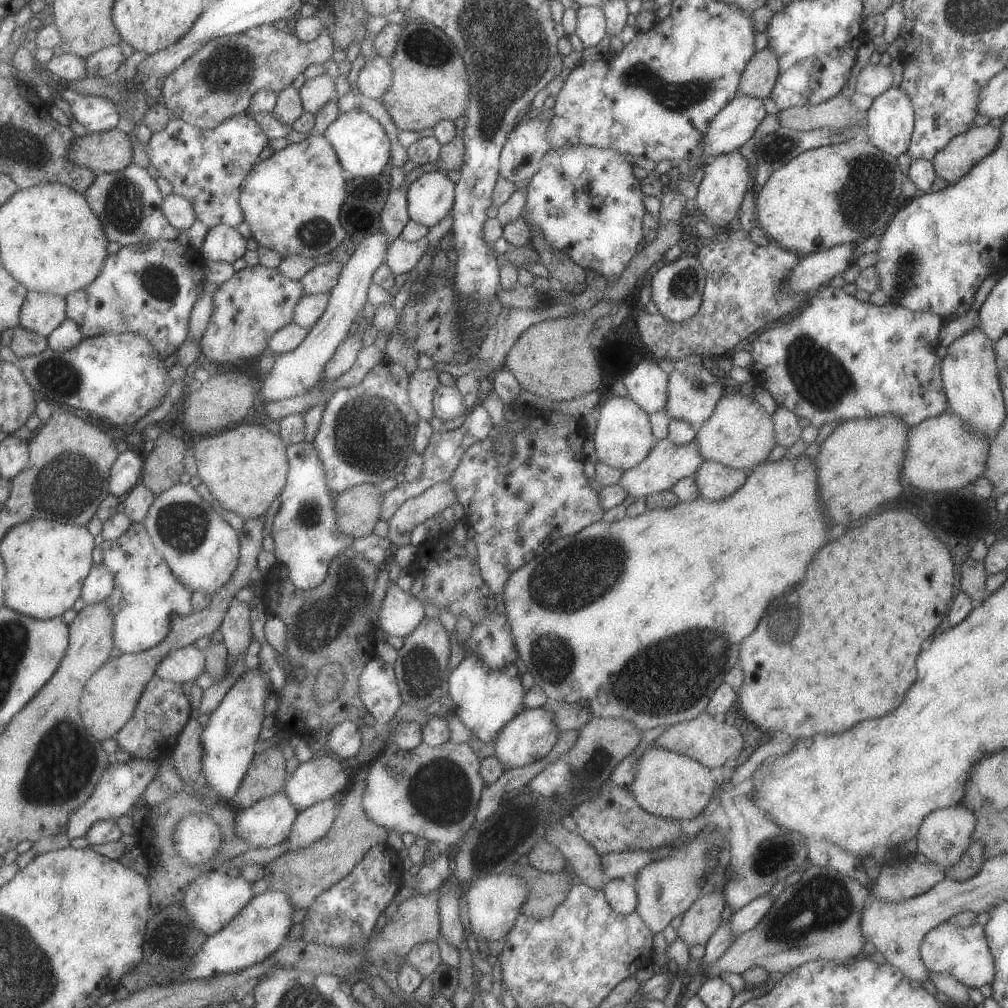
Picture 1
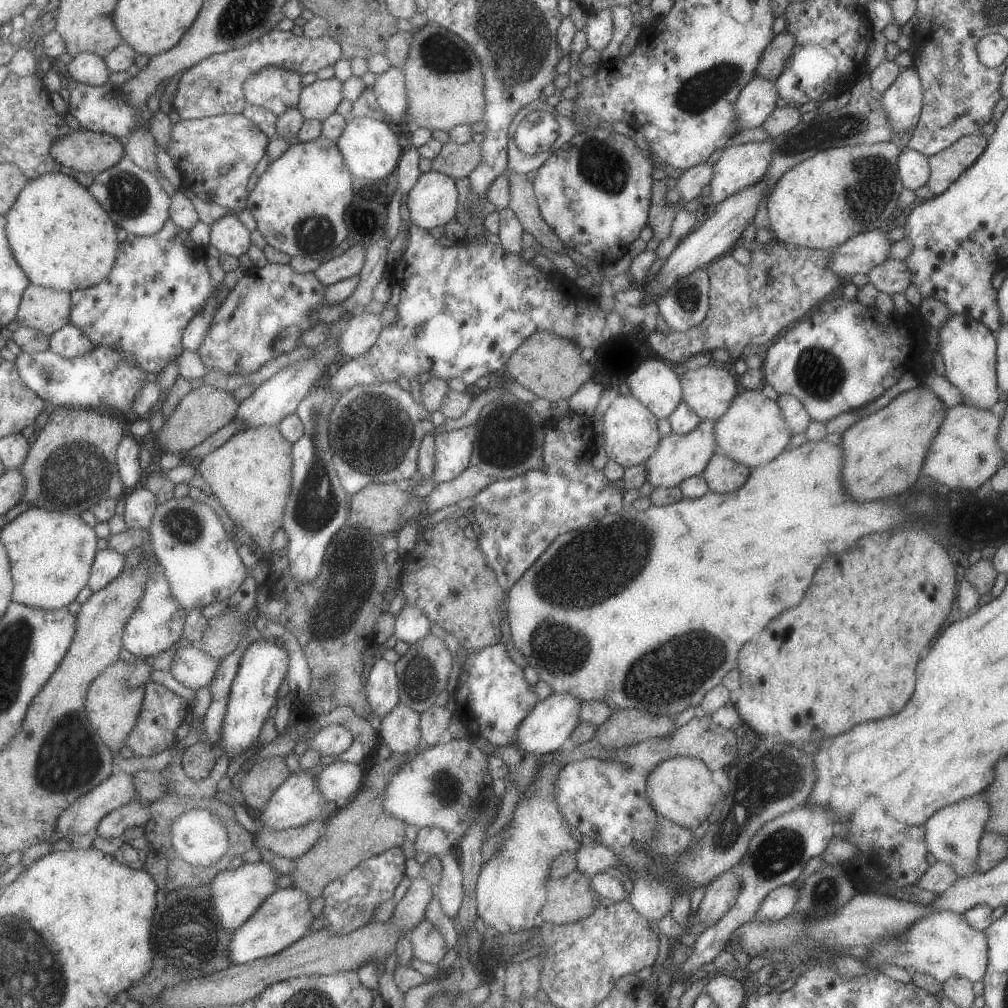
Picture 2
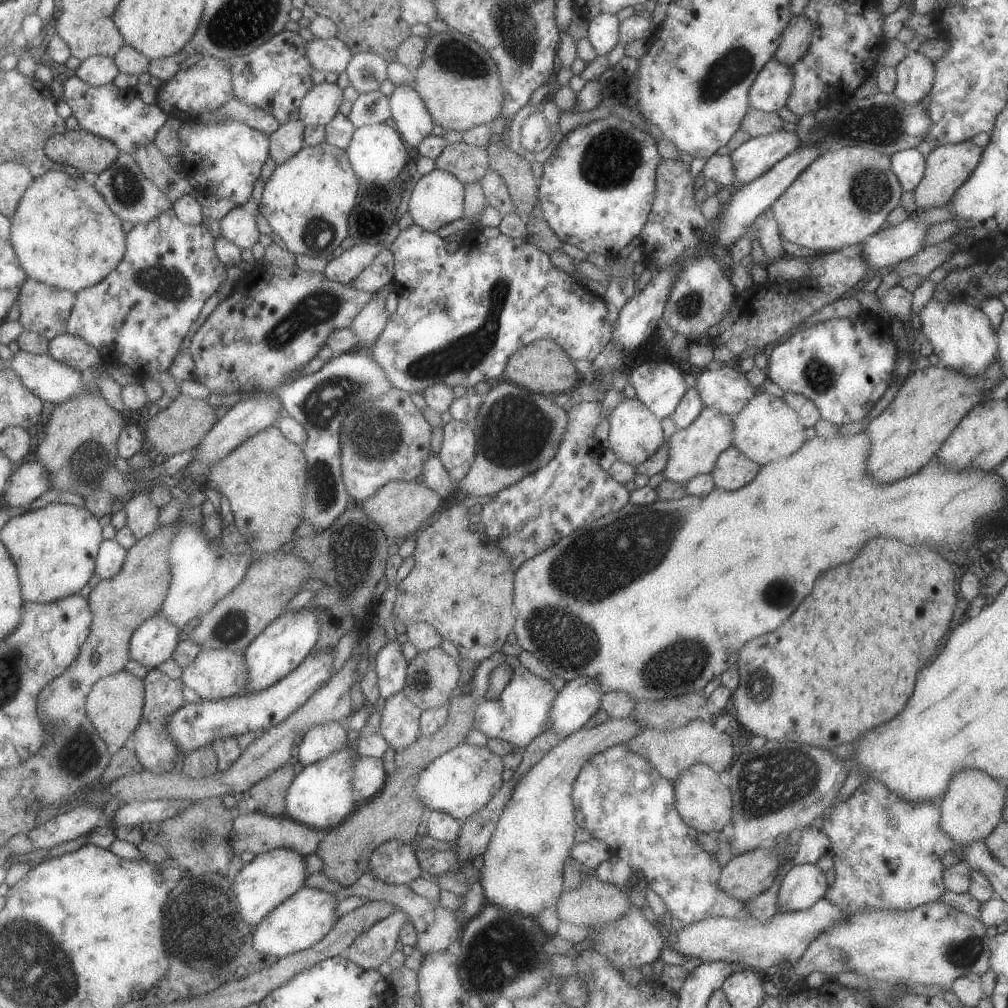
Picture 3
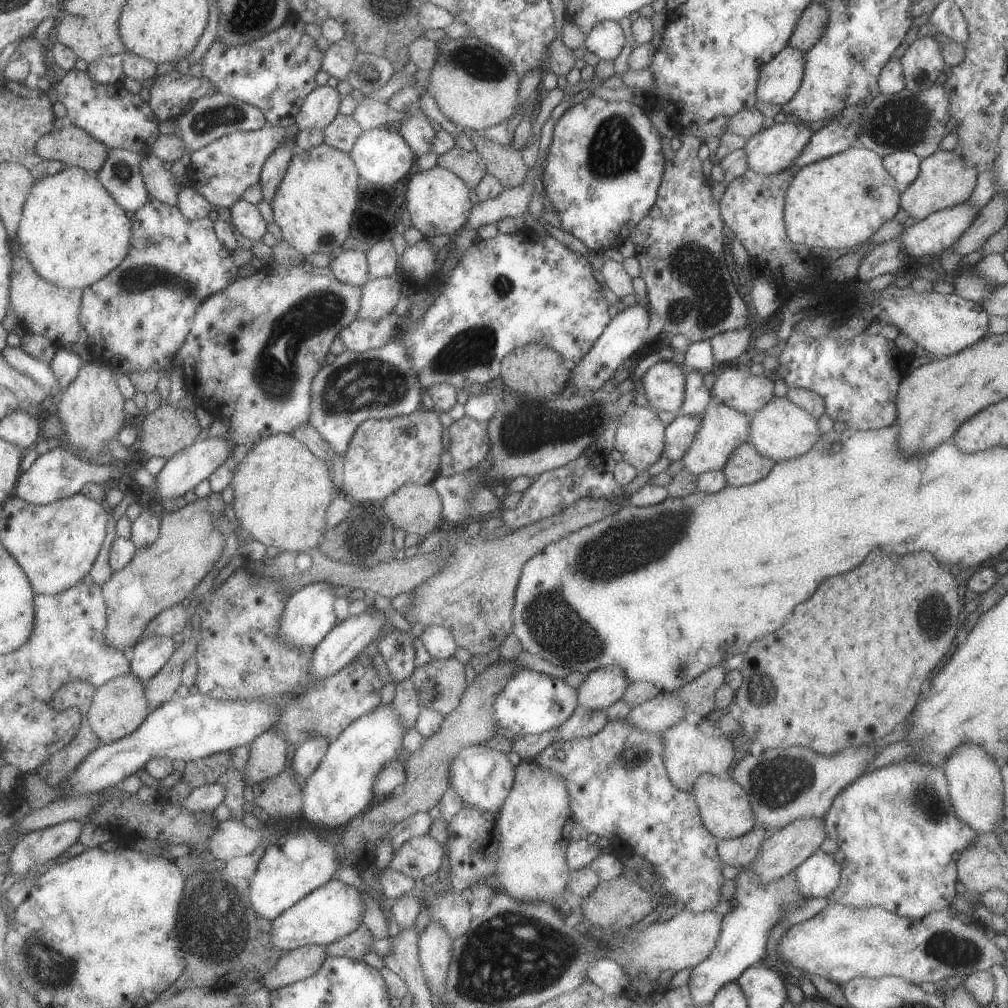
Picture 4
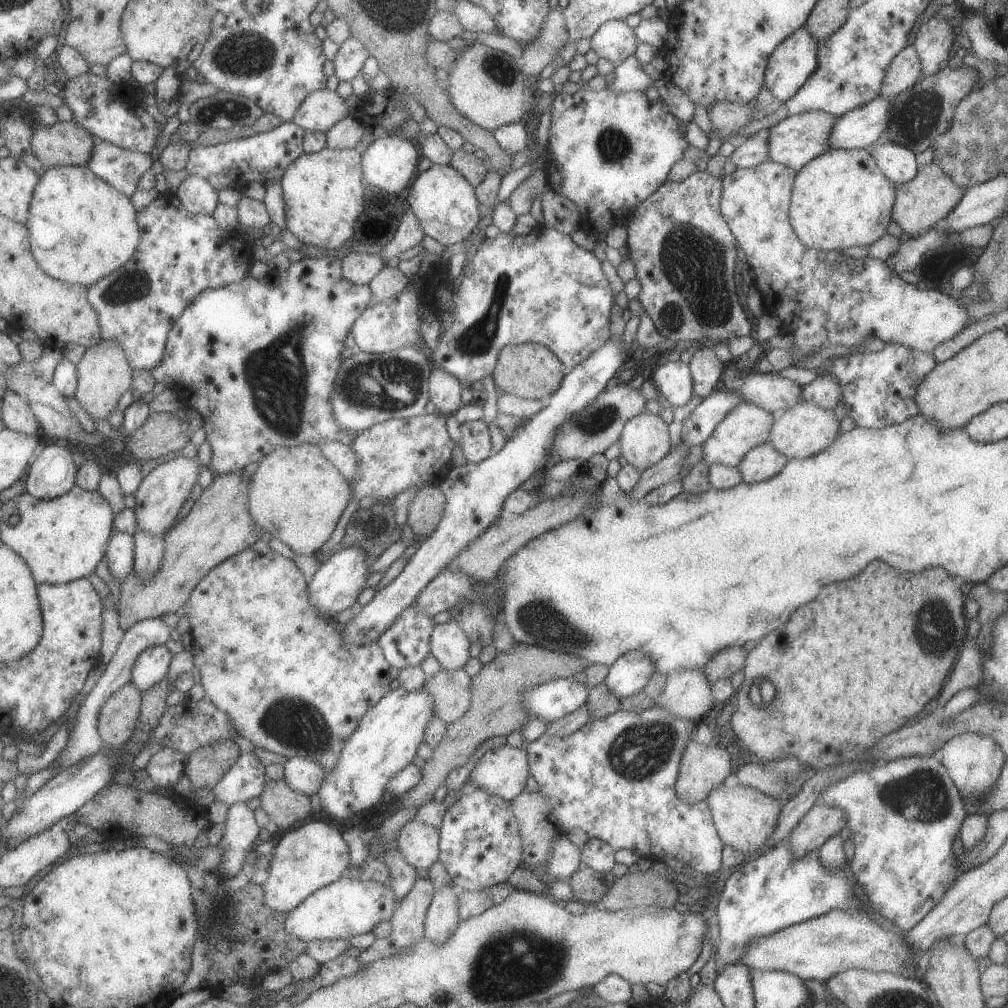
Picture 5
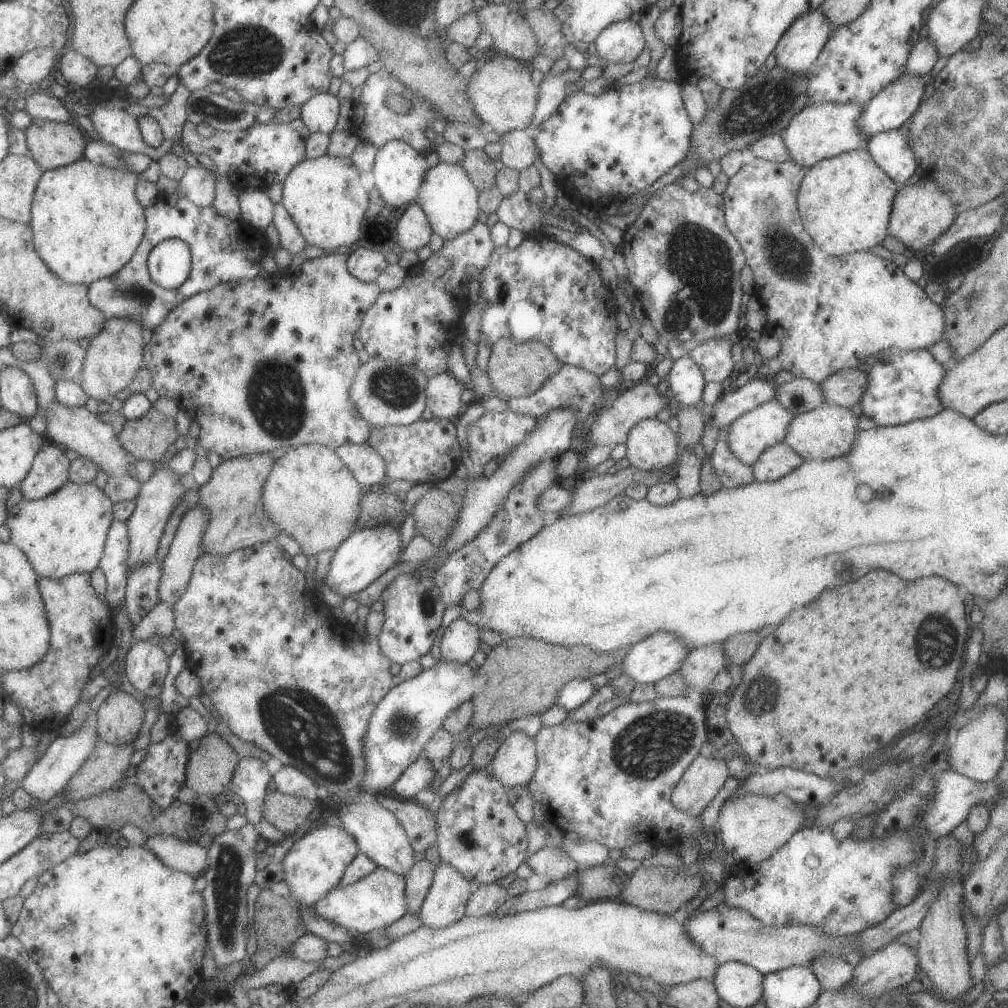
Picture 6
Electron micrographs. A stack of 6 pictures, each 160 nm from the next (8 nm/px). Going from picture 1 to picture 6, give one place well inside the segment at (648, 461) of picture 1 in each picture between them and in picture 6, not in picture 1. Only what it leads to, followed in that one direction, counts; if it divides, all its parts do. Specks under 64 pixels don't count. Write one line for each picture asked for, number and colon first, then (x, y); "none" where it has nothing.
2: (678, 456)
3: (692, 450)
4: (722, 428)
5: (745, 425)
6: (751, 433)

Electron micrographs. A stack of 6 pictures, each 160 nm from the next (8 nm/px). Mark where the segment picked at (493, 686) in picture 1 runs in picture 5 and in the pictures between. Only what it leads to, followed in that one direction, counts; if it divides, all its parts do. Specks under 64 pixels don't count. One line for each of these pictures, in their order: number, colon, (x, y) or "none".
2: (492, 698)
3: (522, 711)
4: (530, 702)
5: (551, 700)

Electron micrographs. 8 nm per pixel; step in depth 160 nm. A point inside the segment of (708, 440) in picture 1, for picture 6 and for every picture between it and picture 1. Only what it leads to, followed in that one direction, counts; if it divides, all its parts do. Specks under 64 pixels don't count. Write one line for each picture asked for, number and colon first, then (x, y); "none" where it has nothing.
2: (752, 431)
3: (766, 430)
4: (781, 430)
5: (801, 431)
6: (829, 431)

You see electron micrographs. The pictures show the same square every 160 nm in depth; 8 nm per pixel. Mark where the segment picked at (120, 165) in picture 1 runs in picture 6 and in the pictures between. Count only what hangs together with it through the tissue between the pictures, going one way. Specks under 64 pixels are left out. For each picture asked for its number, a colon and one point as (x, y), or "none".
2: (87, 151)
3: (91, 153)
4: (74, 146)
5: (66, 143)
6: (52, 144)

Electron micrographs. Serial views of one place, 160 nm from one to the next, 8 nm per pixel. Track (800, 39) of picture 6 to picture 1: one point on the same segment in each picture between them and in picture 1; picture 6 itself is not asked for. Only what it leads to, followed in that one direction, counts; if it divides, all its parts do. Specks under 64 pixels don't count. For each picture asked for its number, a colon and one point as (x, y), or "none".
1: (735, 123)
2: (756, 100)
3: (770, 90)
4: (779, 79)
5: (793, 59)

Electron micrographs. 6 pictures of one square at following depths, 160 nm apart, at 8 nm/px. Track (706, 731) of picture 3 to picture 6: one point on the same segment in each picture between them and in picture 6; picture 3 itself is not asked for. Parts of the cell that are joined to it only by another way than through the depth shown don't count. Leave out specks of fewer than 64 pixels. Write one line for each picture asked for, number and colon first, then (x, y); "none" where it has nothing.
4: (687, 753)
5: (701, 768)
6: (702, 779)

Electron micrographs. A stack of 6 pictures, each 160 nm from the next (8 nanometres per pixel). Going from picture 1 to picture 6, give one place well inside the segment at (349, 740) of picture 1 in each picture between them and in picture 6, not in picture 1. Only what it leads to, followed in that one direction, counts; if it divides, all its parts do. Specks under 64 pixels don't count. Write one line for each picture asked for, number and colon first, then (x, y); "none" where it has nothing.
2: (330, 741)
3: (324, 739)
4: (308, 756)
5: (306, 776)
6: (289, 780)

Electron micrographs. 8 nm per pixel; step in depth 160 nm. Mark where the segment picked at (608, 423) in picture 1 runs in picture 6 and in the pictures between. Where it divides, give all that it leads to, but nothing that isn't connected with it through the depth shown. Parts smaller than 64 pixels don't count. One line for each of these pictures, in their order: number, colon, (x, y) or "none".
2: (630, 434)
3: (634, 434)
4: (639, 437)
5: (644, 440)
6: (650, 445)

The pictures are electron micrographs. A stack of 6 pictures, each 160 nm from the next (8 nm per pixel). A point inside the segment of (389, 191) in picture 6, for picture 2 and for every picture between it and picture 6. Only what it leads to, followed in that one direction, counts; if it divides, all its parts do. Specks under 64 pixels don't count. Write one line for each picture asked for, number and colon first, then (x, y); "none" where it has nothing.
2: (372, 148)
3: (378, 153)
4: (383, 156)
5: (391, 163)

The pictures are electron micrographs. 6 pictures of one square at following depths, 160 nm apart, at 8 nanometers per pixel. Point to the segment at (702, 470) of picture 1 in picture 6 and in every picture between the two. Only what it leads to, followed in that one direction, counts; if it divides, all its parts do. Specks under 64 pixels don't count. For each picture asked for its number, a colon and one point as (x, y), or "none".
2: (722, 475)
3: (732, 469)
4: (745, 465)
5: (762, 461)
6: (780, 459)

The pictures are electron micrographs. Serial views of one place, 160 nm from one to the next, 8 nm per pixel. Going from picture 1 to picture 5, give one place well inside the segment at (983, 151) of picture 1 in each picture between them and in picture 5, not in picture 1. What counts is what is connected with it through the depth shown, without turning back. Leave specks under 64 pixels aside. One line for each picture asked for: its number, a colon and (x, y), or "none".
2: (945, 166)
3: (947, 166)
4: (943, 181)
5: (919, 204)

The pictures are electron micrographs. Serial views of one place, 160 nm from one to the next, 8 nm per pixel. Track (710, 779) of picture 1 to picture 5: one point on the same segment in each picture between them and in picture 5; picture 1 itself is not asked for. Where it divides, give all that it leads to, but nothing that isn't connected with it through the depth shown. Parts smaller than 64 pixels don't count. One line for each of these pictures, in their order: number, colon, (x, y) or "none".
2: (680, 789)
3: (704, 801)
4: (725, 812)
5: (744, 818)

